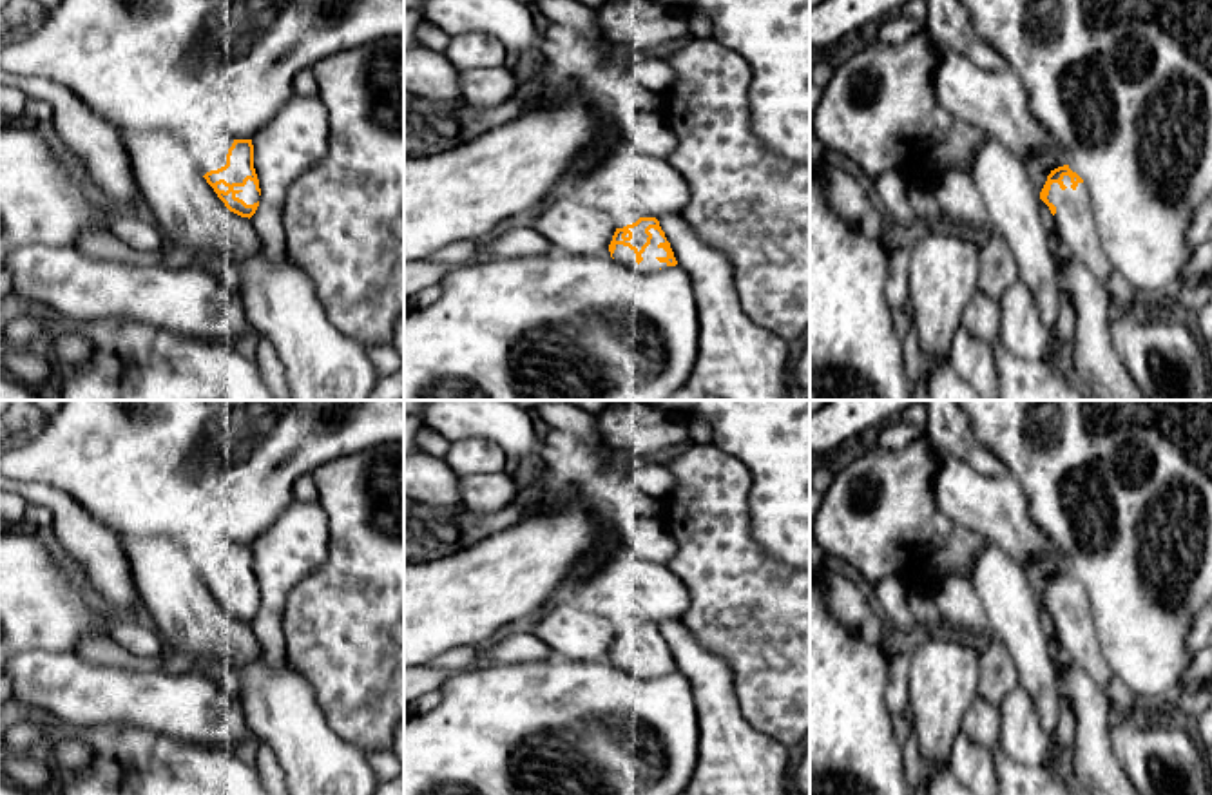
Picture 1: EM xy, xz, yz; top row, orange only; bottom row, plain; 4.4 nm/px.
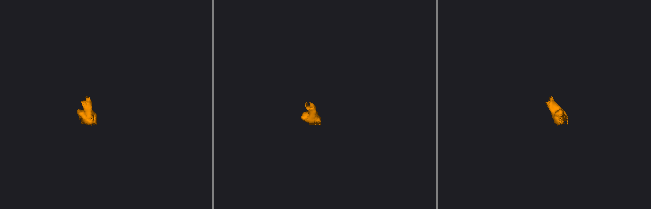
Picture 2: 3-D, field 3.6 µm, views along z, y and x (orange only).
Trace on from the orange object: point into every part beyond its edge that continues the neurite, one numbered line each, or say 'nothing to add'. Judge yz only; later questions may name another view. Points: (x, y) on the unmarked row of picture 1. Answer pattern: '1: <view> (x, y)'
1: yz (1075, 629)

